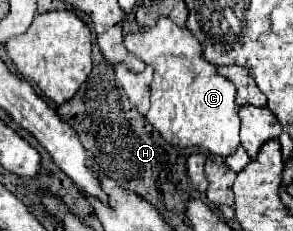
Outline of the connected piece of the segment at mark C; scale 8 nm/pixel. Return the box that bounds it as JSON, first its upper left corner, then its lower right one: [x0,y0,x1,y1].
[124,18,240,156]

